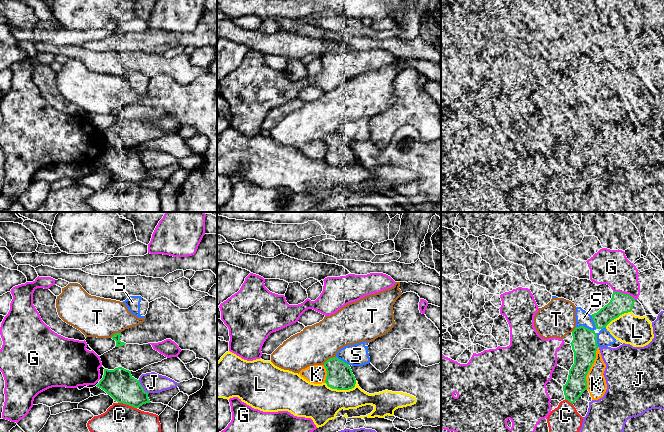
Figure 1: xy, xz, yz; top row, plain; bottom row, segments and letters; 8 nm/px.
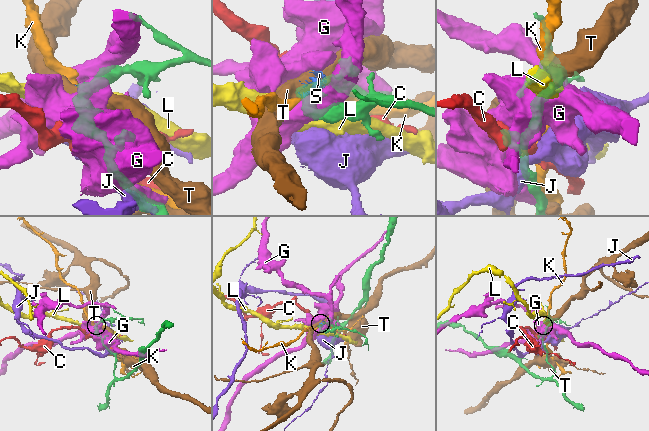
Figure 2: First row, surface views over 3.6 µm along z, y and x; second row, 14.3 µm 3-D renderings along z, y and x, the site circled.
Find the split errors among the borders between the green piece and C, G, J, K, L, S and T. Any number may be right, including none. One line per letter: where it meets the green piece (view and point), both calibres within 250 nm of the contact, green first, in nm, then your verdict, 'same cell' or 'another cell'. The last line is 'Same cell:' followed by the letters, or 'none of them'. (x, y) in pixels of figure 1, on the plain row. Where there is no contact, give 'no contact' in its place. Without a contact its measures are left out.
C: meets green in xy at (127, 180); 240 nm thick on the green side, 320 nm on the other; another cell
G: meets green in yz at (623, 69); 170 nm thick on the green side, 280 nm on the other; another cell
J: meets green in xy at (142, 163); 240 nm thick on the green side, 160 nm on the other; another cell
K: meets green in yz at (590, 143); 200 nm thick on the green side, 160 nm on the other; another cell
L: meets green in xz at (341, 165); 200 nm thick on the green side, 300 nm on the other; another cell
S: meets green in yz at (585, 103); 200 nm thick on the green side, 120 nm on the other; another cell
T: meets green in xz at (329, 135); 200 nm thick on the green side, 300 nm on the other; another cell
Same cell: none of them

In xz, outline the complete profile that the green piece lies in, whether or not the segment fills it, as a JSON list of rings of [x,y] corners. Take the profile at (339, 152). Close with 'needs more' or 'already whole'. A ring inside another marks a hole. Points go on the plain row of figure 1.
[[[333,133],[324,139],[327,147],[325,159],[328,163],[337,166],[349,166],[355,163],[356,155],[349,140]]]; already whole

